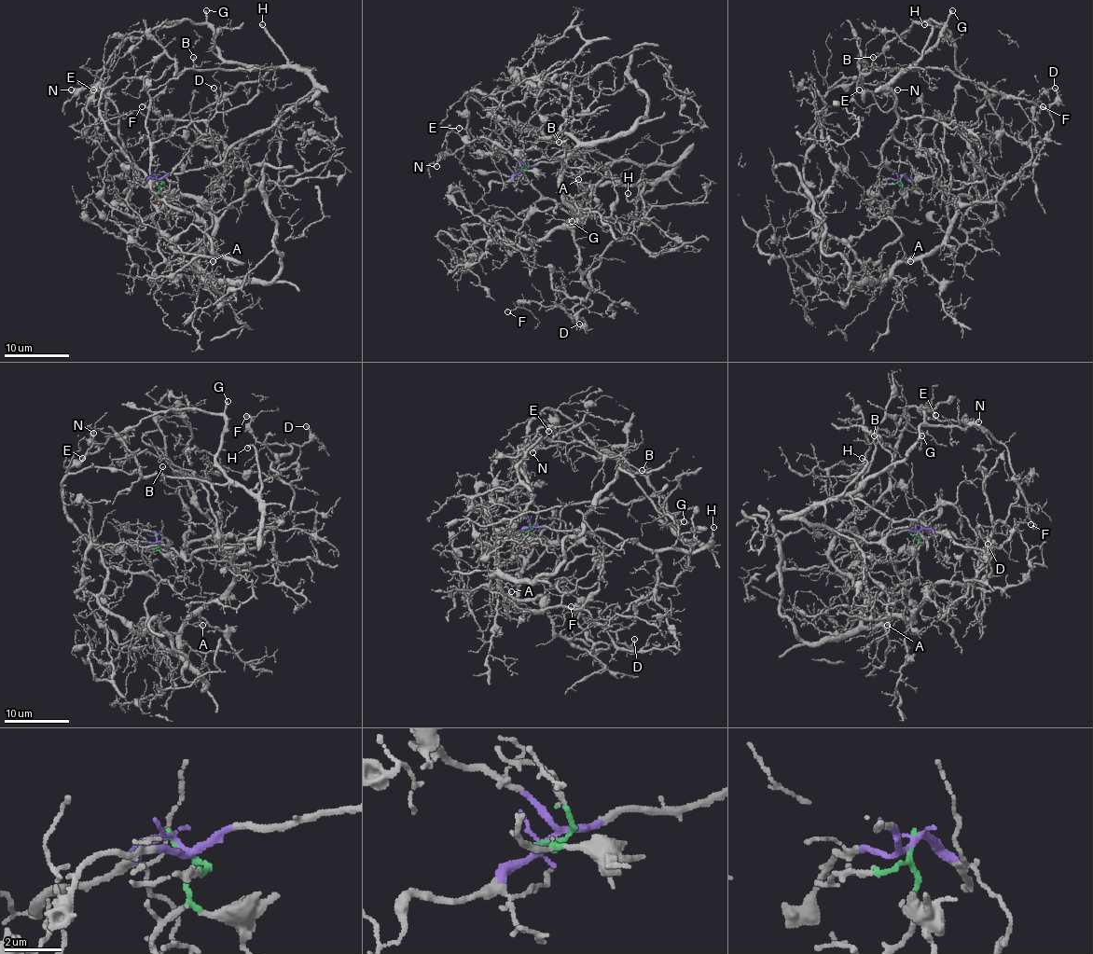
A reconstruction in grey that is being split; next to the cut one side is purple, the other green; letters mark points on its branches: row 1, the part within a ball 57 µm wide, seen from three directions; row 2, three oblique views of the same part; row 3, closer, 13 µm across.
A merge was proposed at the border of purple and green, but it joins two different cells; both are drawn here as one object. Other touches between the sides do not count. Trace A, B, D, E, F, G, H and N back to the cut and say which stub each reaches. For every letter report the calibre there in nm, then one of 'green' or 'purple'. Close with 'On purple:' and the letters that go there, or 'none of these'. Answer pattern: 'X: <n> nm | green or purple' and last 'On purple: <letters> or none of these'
A: 140 nm | green
B: 130 nm | purple
D: 150 nm | purple
E: 90 nm | green
F: 100 nm | purple
G: 240 nm | purple
H: 170 nm | purple
N: 130 nm | green
On purple: B, D, F, G, H

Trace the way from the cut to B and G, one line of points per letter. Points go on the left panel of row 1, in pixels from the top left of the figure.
B: (157, 177), (218, 164), (233, 146), (266, 131), (312, 88), (303, 71), (293, 68), (197, 70), (194, 57)
G: (157, 177), (218, 164), (312, 88), (293, 68), (228, 63), (214, 44), (205, 11)

